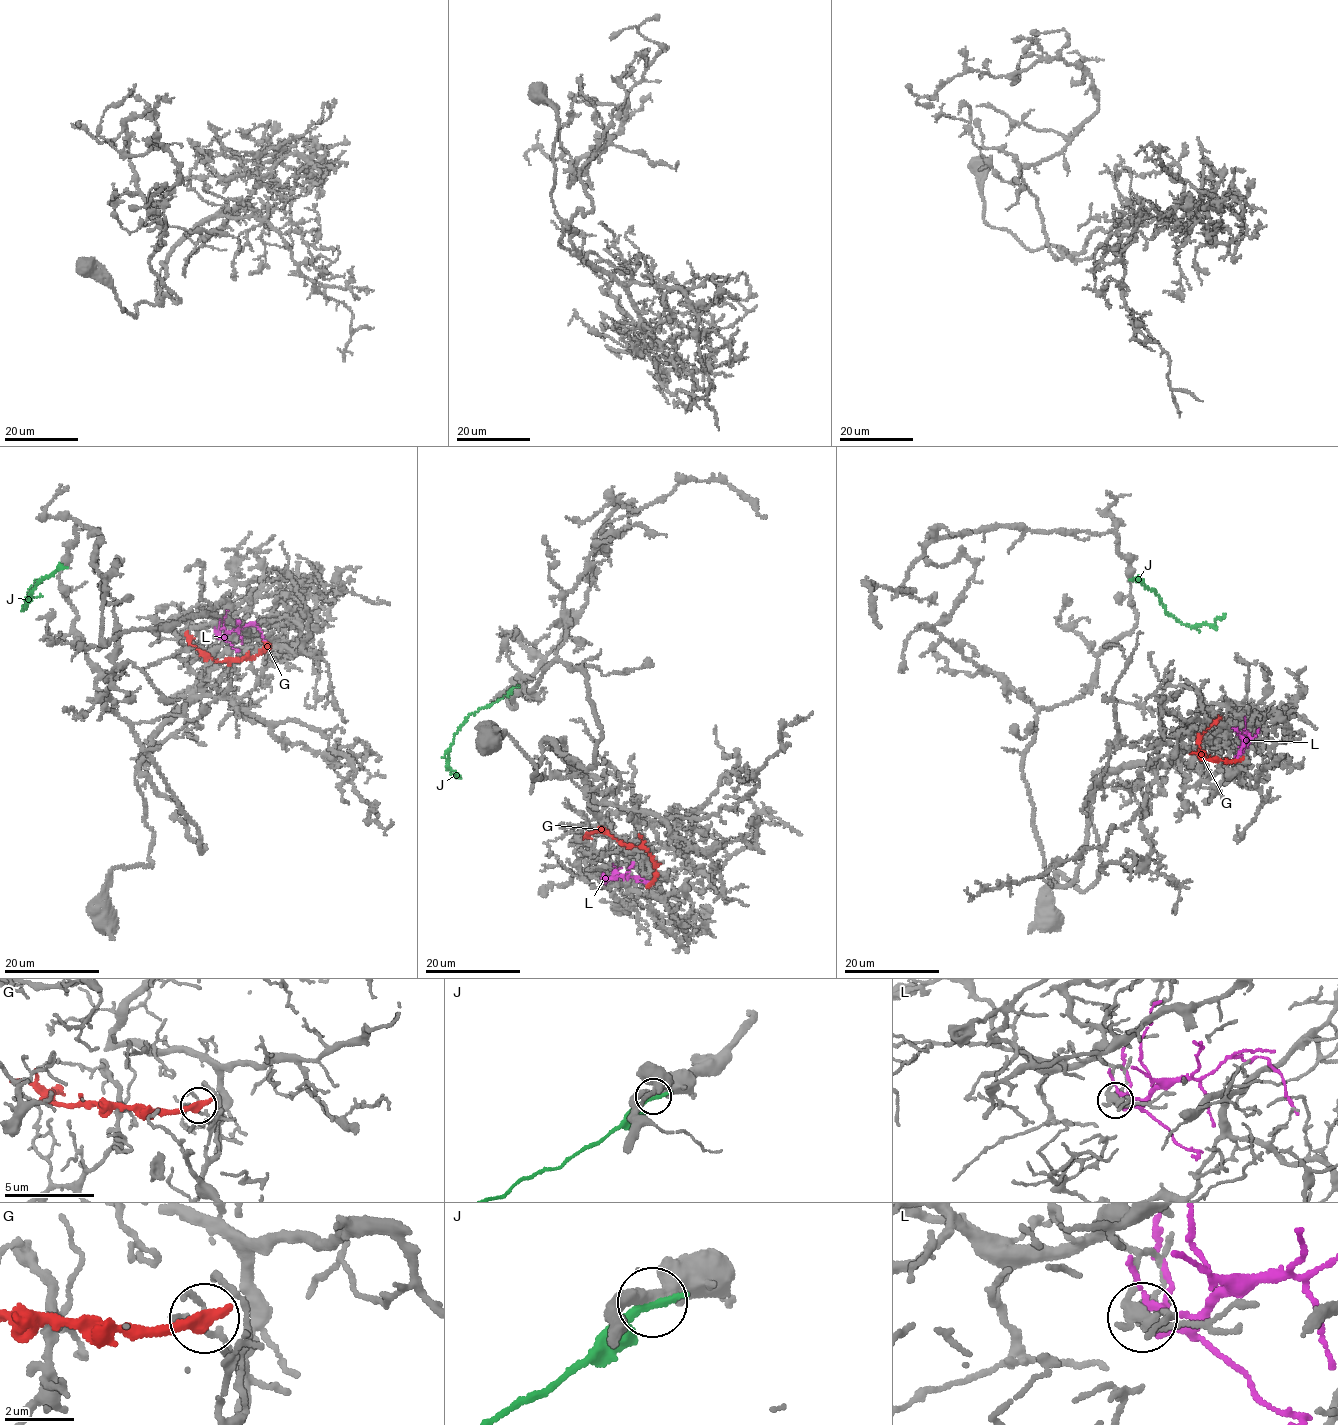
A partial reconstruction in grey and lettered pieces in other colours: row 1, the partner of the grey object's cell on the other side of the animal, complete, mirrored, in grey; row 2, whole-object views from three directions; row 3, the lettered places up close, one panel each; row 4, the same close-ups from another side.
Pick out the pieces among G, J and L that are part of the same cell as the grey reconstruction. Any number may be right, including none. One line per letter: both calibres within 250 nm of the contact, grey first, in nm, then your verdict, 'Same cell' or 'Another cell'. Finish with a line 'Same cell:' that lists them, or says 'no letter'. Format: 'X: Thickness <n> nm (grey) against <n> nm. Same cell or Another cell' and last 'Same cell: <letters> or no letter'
G: Thickness 110 nm (grey) against 480 nm. Another cell
J: Thickness 380 nm (grey) against 300 nm. Another cell
L: Thickness 170 nm (grey) against 190 nm. Another cell
Same cell: no letter

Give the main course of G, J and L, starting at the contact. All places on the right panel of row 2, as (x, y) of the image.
G: (1240, 759), (1202, 759), (1204, 752), (1199, 745), (1202, 734), (1218, 716)
J: (1131, 579), (1153, 591), (1164, 610), (1179, 622), (1193, 626), (1213, 624), (1223, 617)
L: (1250, 741), (1242, 739), (1246, 739), (1237, 758)

